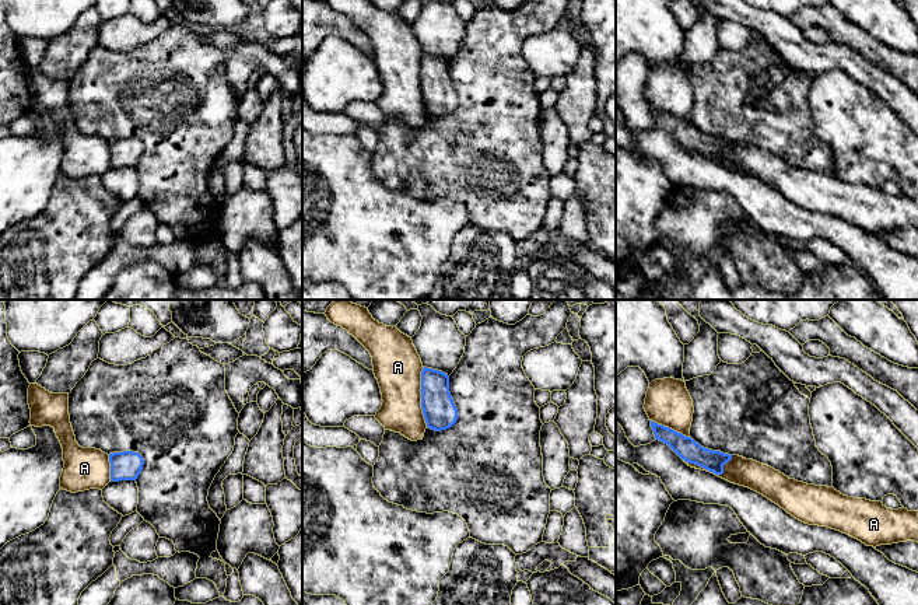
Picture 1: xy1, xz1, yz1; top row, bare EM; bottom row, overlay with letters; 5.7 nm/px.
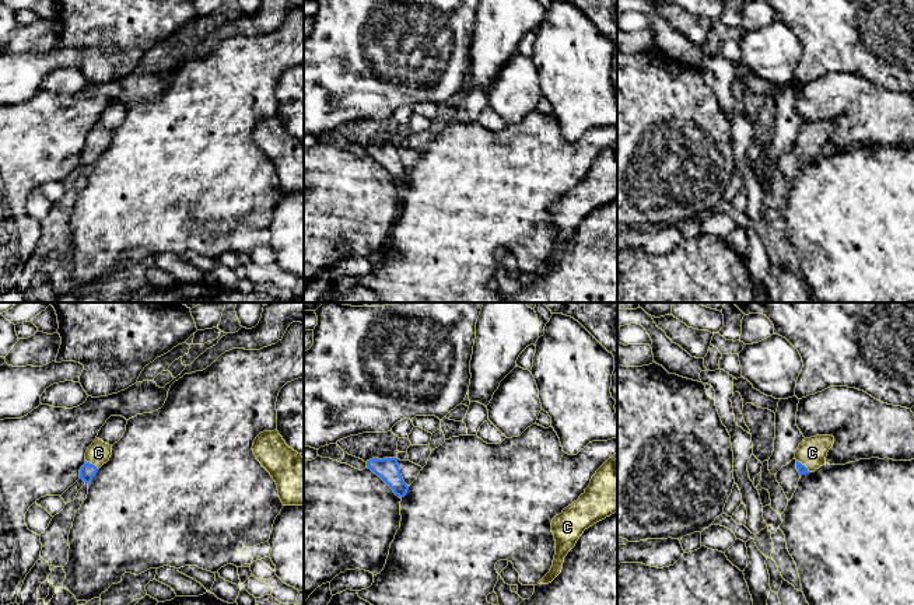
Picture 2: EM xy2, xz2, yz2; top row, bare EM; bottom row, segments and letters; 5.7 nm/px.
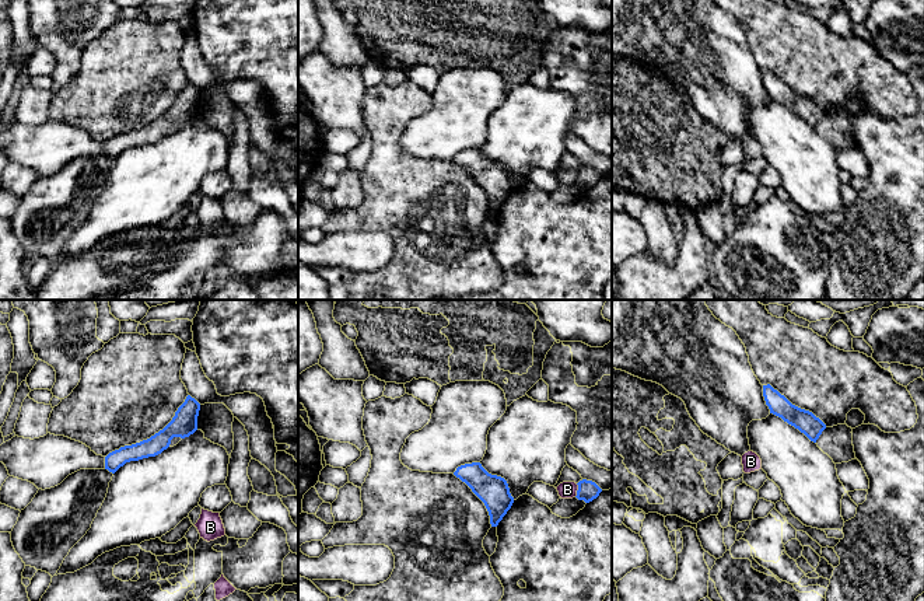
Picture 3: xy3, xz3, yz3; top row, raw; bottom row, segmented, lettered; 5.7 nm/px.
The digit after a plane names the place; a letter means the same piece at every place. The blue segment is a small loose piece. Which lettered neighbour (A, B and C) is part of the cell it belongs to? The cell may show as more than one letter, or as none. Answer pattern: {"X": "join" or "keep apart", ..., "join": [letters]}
{"A": "keep apart", "B": "keep apart", "C": "join", "join": ["C"]}

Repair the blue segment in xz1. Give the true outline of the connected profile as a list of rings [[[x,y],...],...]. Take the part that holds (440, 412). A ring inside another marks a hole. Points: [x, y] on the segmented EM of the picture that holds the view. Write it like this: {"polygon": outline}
{"polygon": [[[424,367],[420,391],[427,427],[435,431],[452,427],[458,420],[458,409],[449,392],[448,374]]]}

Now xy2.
{"polygon": [[[95,438],[85,452],[85,464],[80,469],[80,479],[90,483],[98,469],[109,461],[112,445]]]}

